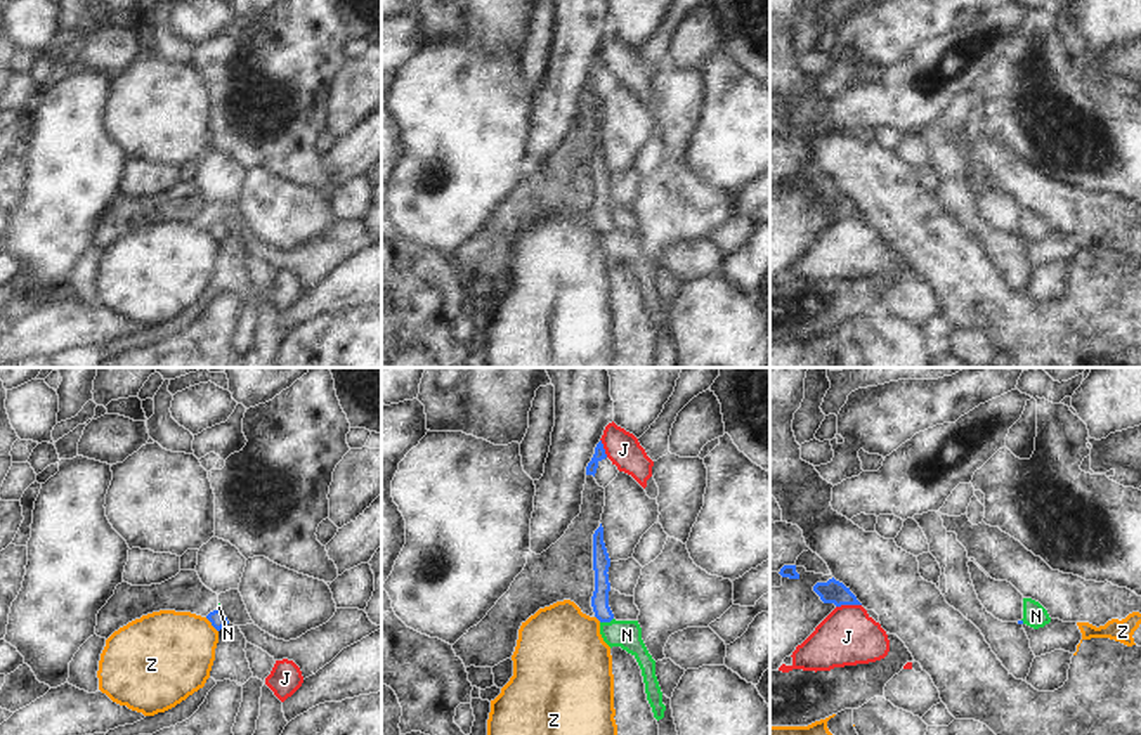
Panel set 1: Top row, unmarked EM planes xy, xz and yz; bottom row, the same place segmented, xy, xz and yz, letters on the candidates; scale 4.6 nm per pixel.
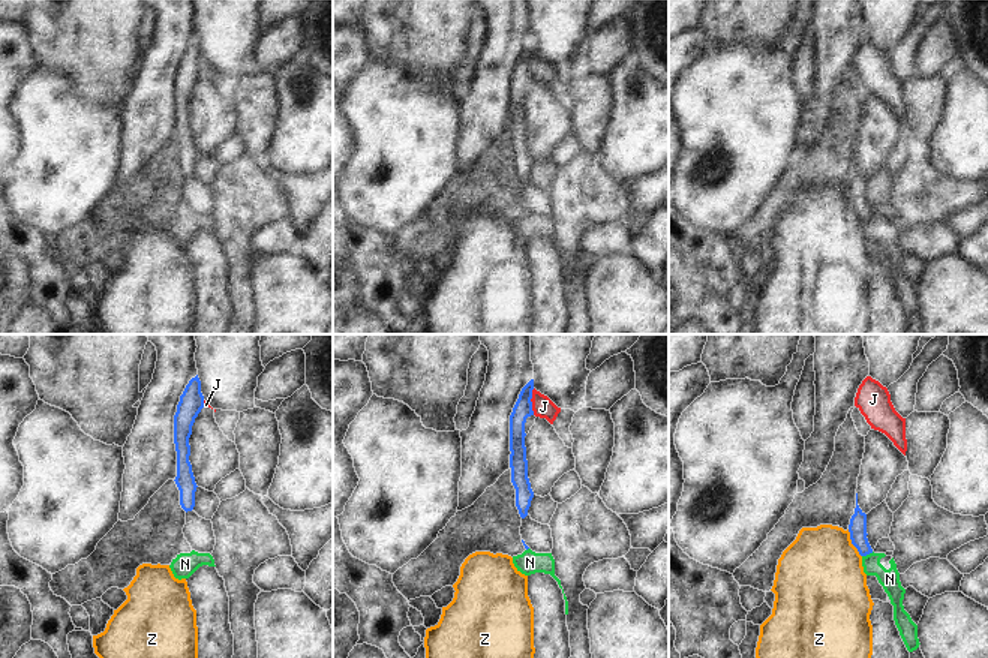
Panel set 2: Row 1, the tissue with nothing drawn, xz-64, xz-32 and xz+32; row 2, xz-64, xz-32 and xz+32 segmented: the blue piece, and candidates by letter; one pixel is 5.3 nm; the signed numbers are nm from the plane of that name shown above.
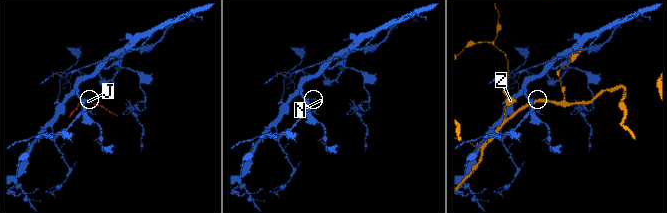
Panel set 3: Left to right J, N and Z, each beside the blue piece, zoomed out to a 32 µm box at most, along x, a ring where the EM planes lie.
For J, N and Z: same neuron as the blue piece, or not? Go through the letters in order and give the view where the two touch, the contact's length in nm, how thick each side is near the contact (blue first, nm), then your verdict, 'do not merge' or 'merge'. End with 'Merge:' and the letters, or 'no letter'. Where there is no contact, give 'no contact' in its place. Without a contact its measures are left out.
J: yz | 120 nm | 110/280 nm | do not merge
N: xz | 70 nm | 80/130 nm | do not merge
Z: xy | 90 nm | 70/420 nm | do not merge
Merge: no letter

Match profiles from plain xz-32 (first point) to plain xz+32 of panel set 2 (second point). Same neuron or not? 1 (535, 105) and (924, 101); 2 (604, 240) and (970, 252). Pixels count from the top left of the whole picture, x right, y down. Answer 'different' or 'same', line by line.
1: different
2: different

